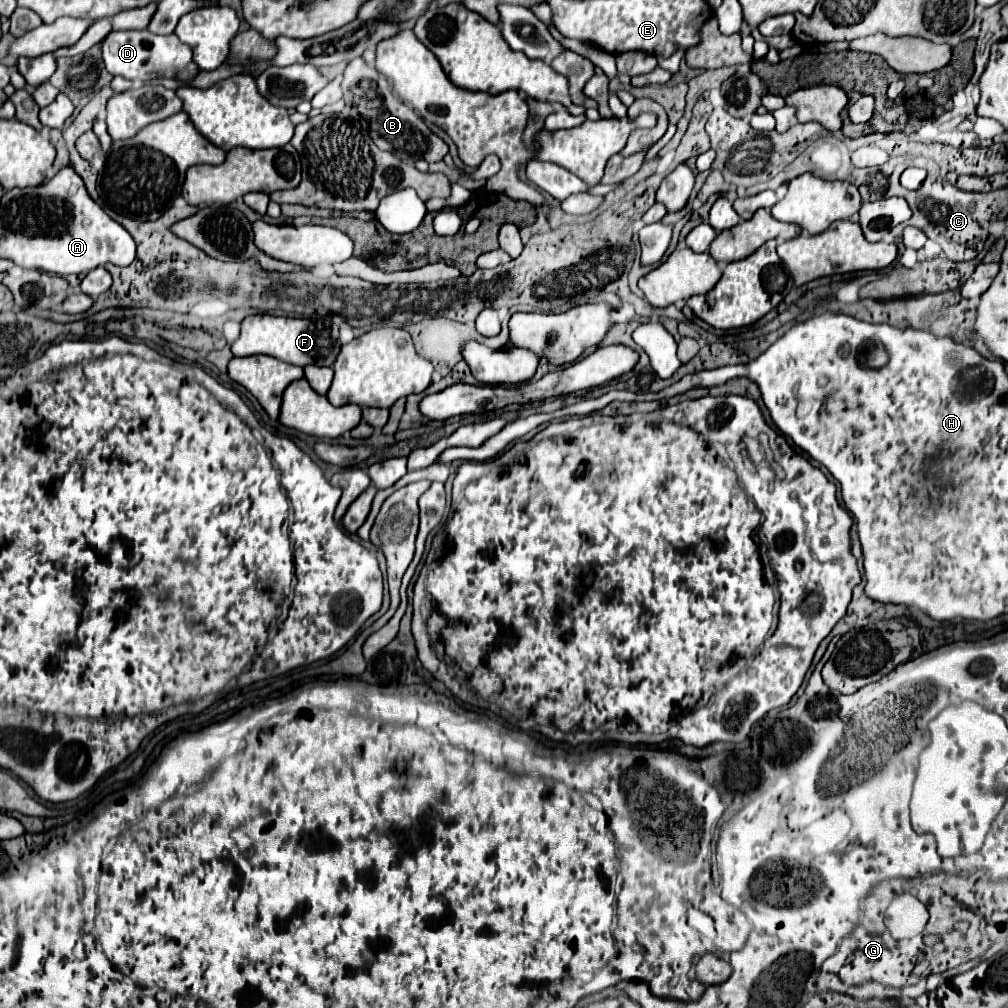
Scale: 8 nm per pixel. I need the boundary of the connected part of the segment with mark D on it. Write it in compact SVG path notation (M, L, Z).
M148 29L144 31L112 31L102 43L102 57L106 61L106 69L112 75L122 75L126 79L144 79L150 73L156 77L170 77L188 81L198 73L198 65L192 61L192 49L176 35L154 35Z

